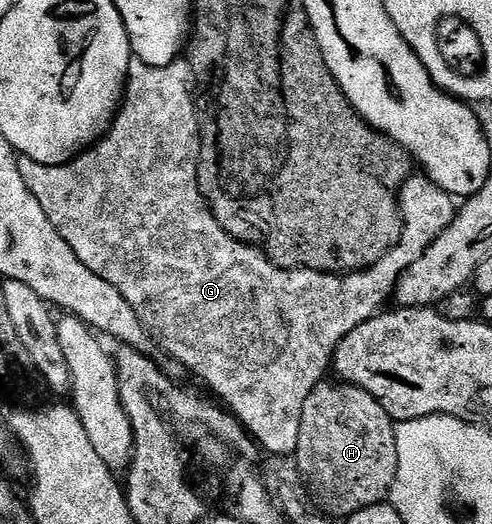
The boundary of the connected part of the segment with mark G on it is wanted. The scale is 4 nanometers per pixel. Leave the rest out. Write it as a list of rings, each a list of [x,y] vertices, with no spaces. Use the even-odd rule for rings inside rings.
[[[185,59],[172,61],[170,65],[149,65],[145,61],[130,60],[129,75],[125,79],[125,92],[121,104],[100,140],[82,148],[72,159],[63,161],[59,165],[44,165],[30,157],[18,156],[17,170],[19,175],[23,175],[23,183],[27,183],[31,195],[39,199],[39,207],[47,211],[47,219],[55,223],[55,231],[59,231],[59,235],[67,239],[67,247],[71,247],[71,251],[79,255],[83,267],[91,267],[95,275],[107,279],[107,283],[111,283],[111,287],[116,287],[119,295],[123,295],[123,299],[131,303],[135,315],[139,315],[139,319],[145,324],[145,330],[152,335],[154,342],[160,348],[162,345],[183,368],[190,369],[207,388],[213,389],[212,396],[244,425],[246,434],[250,438],[254,437],[266,449],[266,454],[293,455],[299,442],[299,423],[303,403],[307,402],[312,389],[326,380],[328,373],[325,372],[330,372],[333,352],[337,350],[341,340],[359,323],[376,317],[386,308],[385,300],[388,297],[390,300],[394,296],[401,273],[407,271],[407,267],[411,267],[411,263],[415,263],[415,259],[419,259],[427,251],[427,247],[431,247],[431,243],[435,243],[435,239],[443,235],[443,231],[447,231],[447,227],[455,219],[459,205],[453,194],[437,185],[428,175],[420,175],[421,177],[410,175],[401,188],[401,218],[405,226],[399,243],[395,243],[395,247],[391,247],[391,251],[387,251],[383,259],[379,259],[367,269],[359,269],[352,273],[320,273],[314,269],[283,269],[279,265],[274,265],[260,249],[247,245],[244,241],[235,240],[215,219],[208,203],[205,202],[205,197],[201,194],[201,188],[197,182],[201,133],[197,129],[195,93],[191,88],[193,80],[189,62]]]

